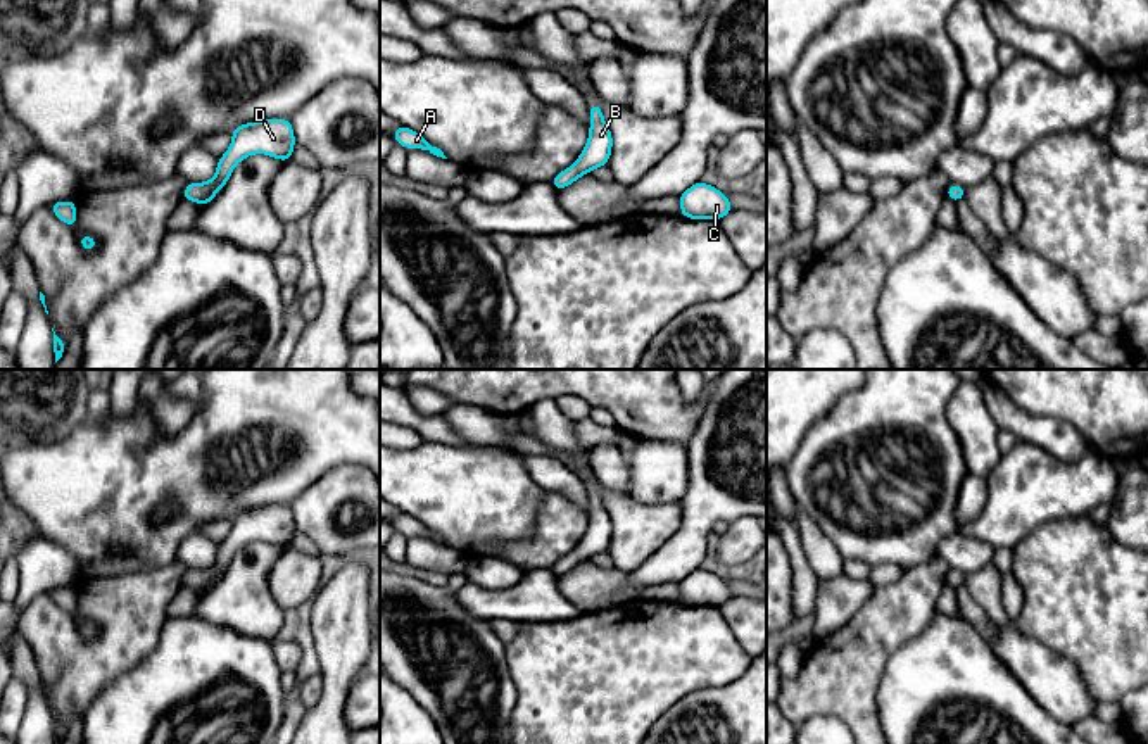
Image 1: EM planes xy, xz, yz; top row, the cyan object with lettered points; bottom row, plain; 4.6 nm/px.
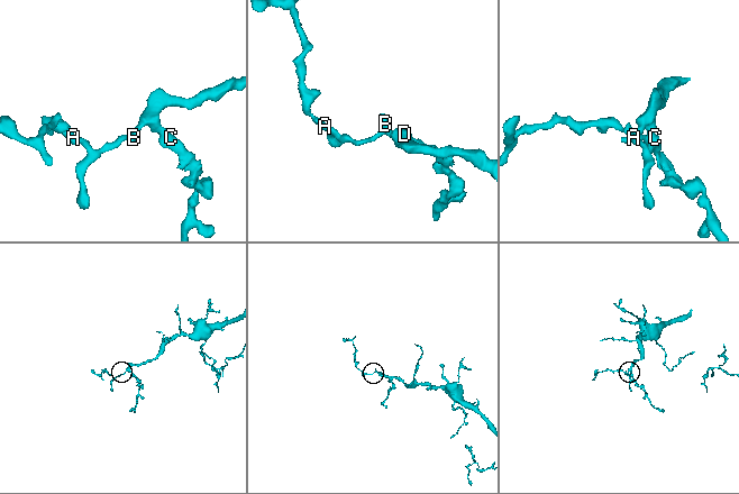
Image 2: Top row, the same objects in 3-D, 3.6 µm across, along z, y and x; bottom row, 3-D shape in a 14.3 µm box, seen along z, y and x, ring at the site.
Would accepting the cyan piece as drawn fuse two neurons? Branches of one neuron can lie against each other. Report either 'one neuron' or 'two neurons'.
one neuron

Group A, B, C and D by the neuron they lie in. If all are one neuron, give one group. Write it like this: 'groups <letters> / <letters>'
groups A B C D

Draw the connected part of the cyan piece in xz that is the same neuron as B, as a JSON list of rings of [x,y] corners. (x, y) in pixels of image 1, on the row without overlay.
[[[590,489],[589,502],[589,526],[575,551],[552,564],[551,571],[556,577],[570,573],[580,563],[587,563],[587,559],[596,554],[604,554],[609,547],[613,535],[613,521],[604,508],[601,494],[596,489]]]

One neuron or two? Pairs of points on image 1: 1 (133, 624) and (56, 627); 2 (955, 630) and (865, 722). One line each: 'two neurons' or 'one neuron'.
1: one neuron
2: two neurons

